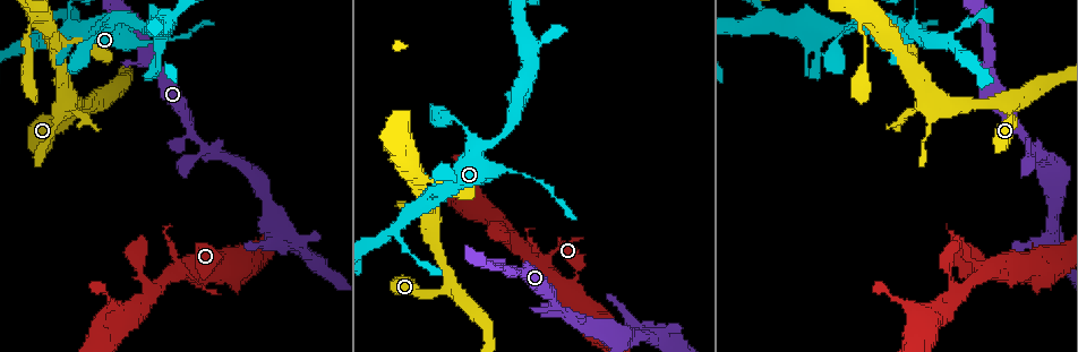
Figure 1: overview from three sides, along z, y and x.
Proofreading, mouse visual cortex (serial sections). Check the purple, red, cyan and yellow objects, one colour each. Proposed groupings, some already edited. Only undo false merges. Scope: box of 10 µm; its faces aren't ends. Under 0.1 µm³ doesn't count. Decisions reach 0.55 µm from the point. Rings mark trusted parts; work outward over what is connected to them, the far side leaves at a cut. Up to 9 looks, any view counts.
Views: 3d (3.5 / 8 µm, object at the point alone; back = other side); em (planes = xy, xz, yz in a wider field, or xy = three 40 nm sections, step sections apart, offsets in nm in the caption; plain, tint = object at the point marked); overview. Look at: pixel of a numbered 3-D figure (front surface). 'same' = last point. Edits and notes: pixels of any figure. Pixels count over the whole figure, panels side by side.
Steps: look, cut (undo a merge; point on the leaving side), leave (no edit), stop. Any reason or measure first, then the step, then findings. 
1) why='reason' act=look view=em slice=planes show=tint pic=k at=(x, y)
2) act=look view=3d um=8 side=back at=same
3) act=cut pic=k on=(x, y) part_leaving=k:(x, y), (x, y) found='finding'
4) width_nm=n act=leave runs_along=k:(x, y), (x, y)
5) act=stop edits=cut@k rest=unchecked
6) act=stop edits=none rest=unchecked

why='branch point' act=look view=3d um=3.5 pic=1 at=(449, 287)

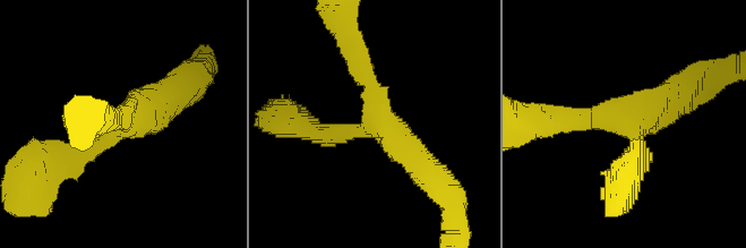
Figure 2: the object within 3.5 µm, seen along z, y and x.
arms=3 arm_widths_nm=300,300,450 why='need the tissue' act=look view=em slice=xy step=3 show=tint pic=2 at=(627, 123)

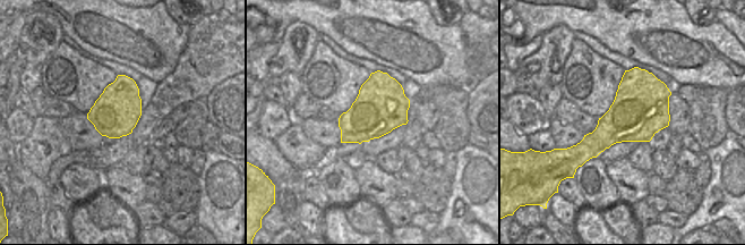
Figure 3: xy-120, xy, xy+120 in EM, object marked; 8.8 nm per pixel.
act=leave runs_along=2:(636, 165), (619, 120), (558, 120) found='one cell here'

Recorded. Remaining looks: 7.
why='a fork' act=look view=3d um=3.5 pic=1 at=(940, 102)

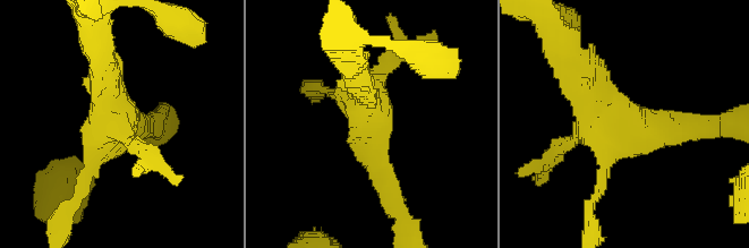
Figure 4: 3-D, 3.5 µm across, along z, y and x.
act=look view=em slice=xy step=1 show=plain pic=4 at=(368, 123)

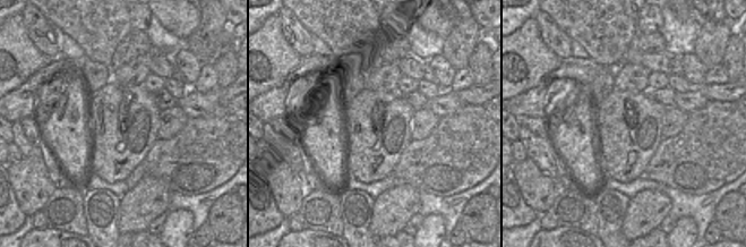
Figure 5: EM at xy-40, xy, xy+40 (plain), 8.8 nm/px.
why='with the object marked' act=look view=em slice=xy step=1 show=tint at=same

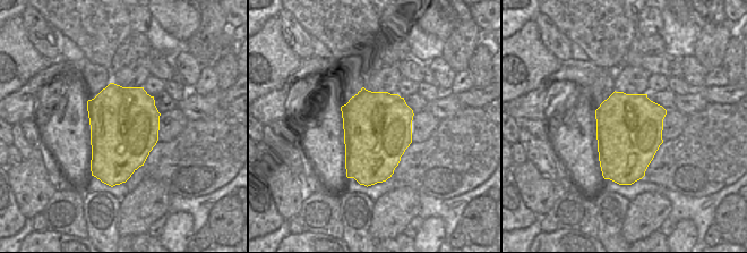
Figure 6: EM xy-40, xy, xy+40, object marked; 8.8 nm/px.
act=leave runs_along=4:(673, 131), (638, 135), (565, 51) found='continuous, no second cell'

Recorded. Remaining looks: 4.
why='two arms in line, one across' act=look view=3d um=8 pic=1 at=(418, 177)

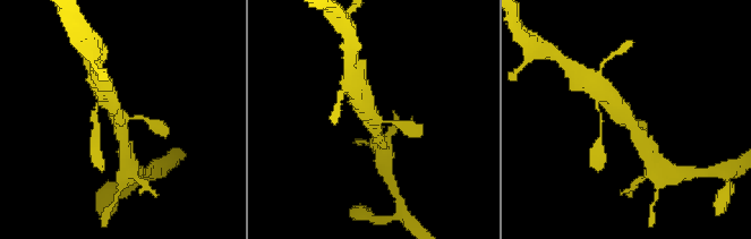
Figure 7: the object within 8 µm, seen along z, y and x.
act=look view=3d um=3.5 at=same

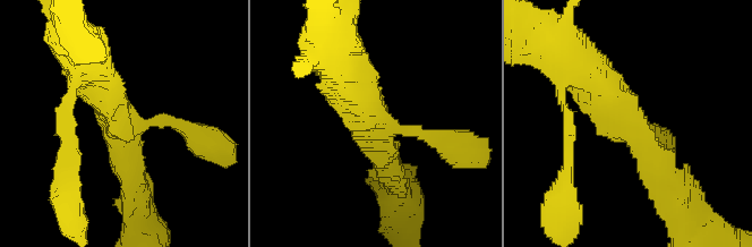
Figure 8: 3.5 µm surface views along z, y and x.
act=look view=em slice=xy step=1 show=tint pic=8 at=(636, 130)

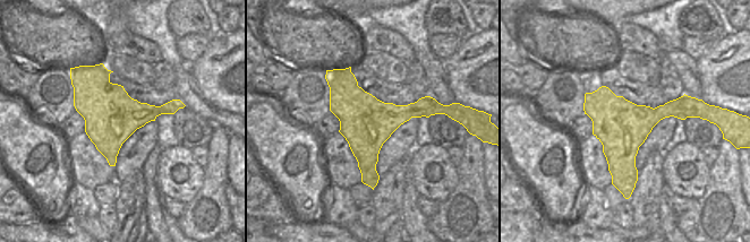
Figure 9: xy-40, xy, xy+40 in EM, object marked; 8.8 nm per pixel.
arm_widths_nm=150,400,500 act=leave runs_along=8:(675, 193), (646, 144), (590, 74) found='all the same cell'

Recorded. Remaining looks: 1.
act=stop edits=none rest=unchecked

